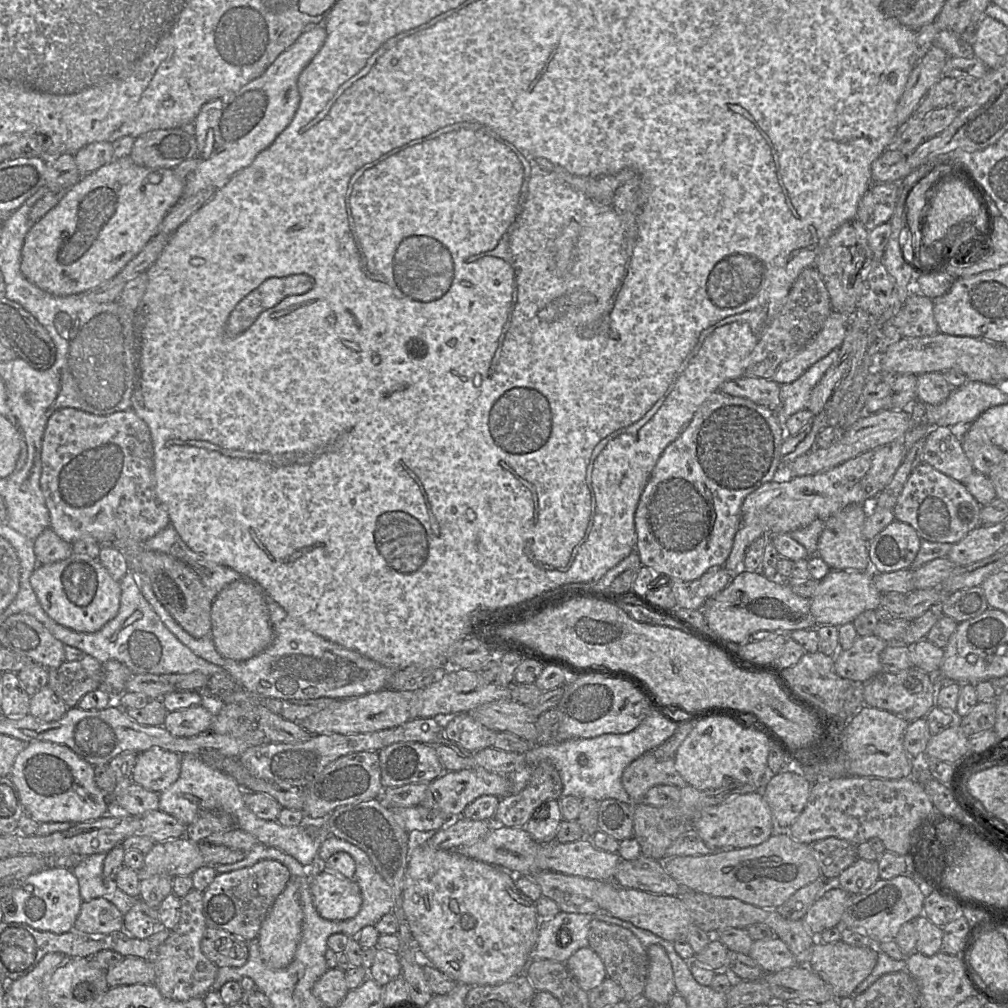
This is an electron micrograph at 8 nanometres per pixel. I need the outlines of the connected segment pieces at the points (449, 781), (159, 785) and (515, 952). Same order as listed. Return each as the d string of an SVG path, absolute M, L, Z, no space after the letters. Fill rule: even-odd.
M472 767L460 771L444 771L440 777L429 783L426 796L419 804L436 809L451 819L462 816L466 806L483 795L495 795L502 798L511 793L511 784L507 775L489 772L481 767Z
M152 747L137 756L131 780L149 791L162 792L180 775L181 755Z
M428 843L416 847L411 853L404 875L402 906L412 936L419 948L419 957L425 963L431 964L439 971L453 978L456 982L468 984L469 986L501 984L521 974L527 968L527 963L531 959L531 952L537 942L541 920L537 914L536 902L517 888L515 879L515 874L491 864L464 856L456 849L435 849Z

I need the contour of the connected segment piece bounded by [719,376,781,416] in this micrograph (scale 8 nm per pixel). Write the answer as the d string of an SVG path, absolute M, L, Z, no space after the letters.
M741 376L725 381L719 390L730 396L749 399L780 416L780 387L781 385L772 379Z

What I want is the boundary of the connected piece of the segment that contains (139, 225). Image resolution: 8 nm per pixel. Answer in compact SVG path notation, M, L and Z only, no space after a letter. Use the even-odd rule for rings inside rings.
M124 156L113 160L111 163L99 168L95 172L79 179L70 187L59 203L46 213L38 222L33 224L27 232L22 252L20 270L23 276L38 288L57 296L68 296L72 294L87 292L104 282L115 277L128 262L138 255L145 245L158 233L159 226L170 209L182 198L185 180L175 175L174 169L151 169L137 165L131 156Z

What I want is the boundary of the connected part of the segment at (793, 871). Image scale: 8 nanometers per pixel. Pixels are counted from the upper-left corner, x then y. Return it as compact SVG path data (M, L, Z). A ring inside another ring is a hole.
M787 834L771 835L765 842L747 848L724 849L708 855L670 857L663 862L663 867L679 885L711 896L736 898L765 909L776 909L799 889L820 877L811 845L800 843Z

